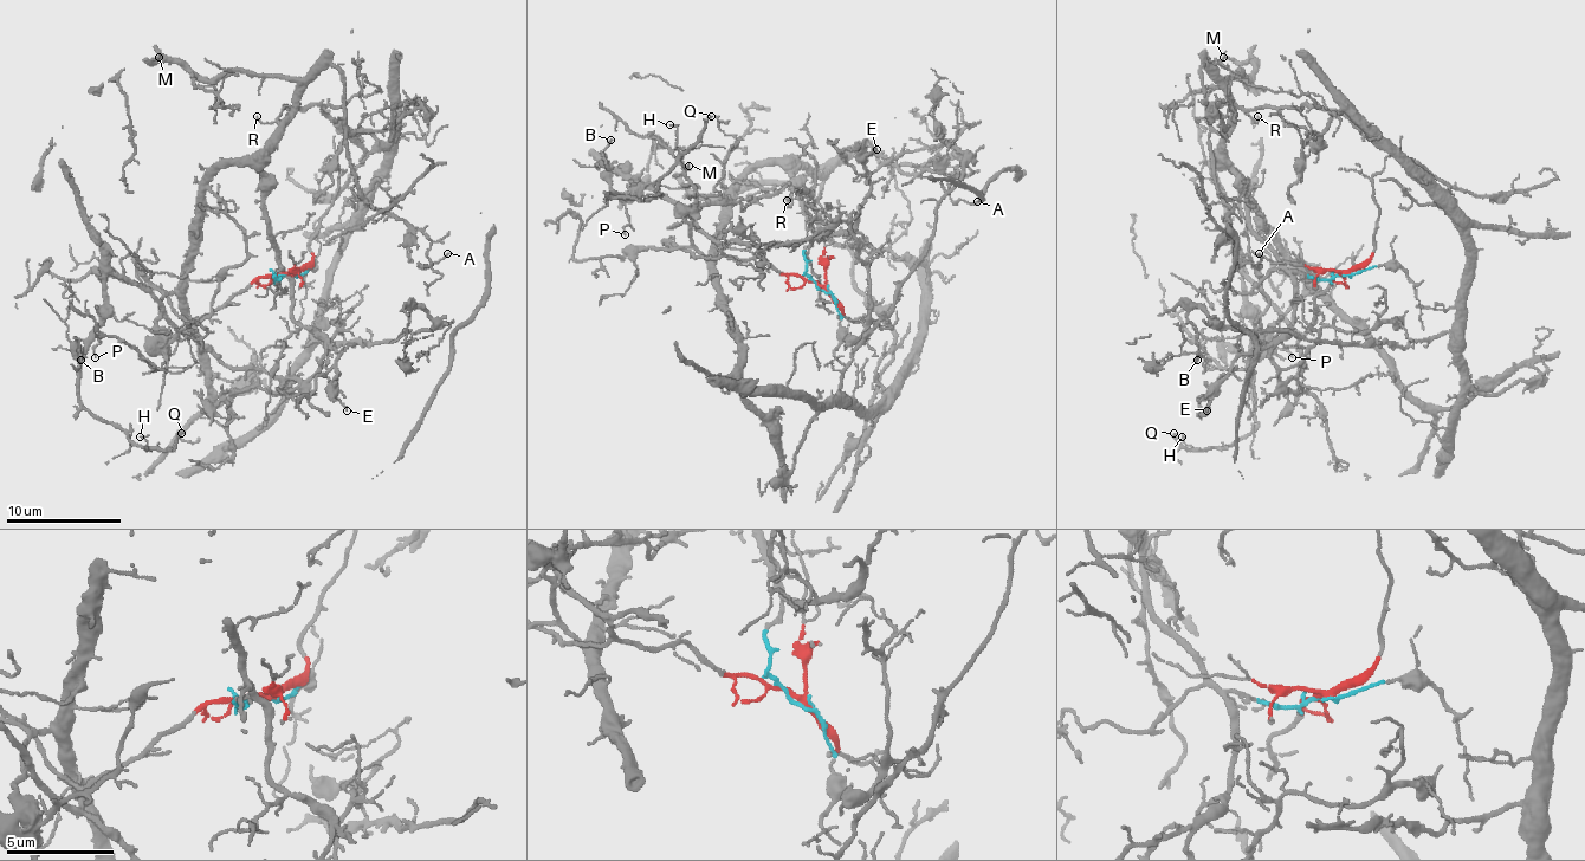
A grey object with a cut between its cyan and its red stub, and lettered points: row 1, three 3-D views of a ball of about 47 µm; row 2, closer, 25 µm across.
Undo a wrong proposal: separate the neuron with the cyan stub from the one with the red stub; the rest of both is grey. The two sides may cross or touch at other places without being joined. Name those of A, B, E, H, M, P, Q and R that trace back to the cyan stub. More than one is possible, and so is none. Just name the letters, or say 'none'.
A, E, M, R

